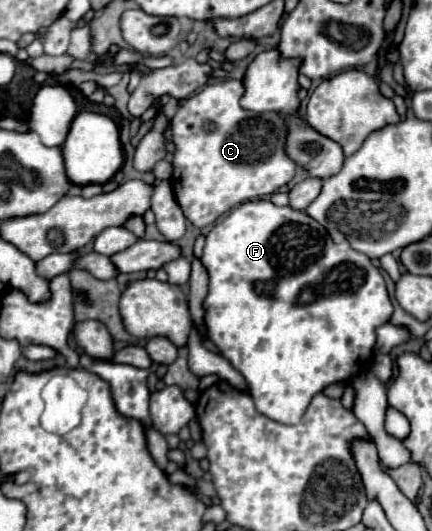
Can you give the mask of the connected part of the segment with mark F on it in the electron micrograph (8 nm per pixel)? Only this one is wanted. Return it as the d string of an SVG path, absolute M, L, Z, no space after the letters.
M269 200L243 202L229 216L225 216L221 222L217 222L211 228L211 232L205 238L201 261L209 273L207 300L203 302L207 338L217 346L219 354L223 358L227 358L231 362L231 366L243 374L259 414L269 416L271 420L281 422L281 424L297 424L301 420L301 416L305 414L311 398L315 394L319 394L323 388L327 388L329 384L335 384L335 382L349 382L353 376L369 370L371 360L373 360L373 346L377 340L375 328L389 322L389 318L393 314L393 304L389 300L389 294L385 294L385 280L383 280L379 268L373 266L373 262L365 254L353 250L347 242L335 244L331 240L331 236L327 234L327 230L323 230L323 238L321 238L321 224L317 220L309 218L305 212L293 210L289 206L279 208Z

